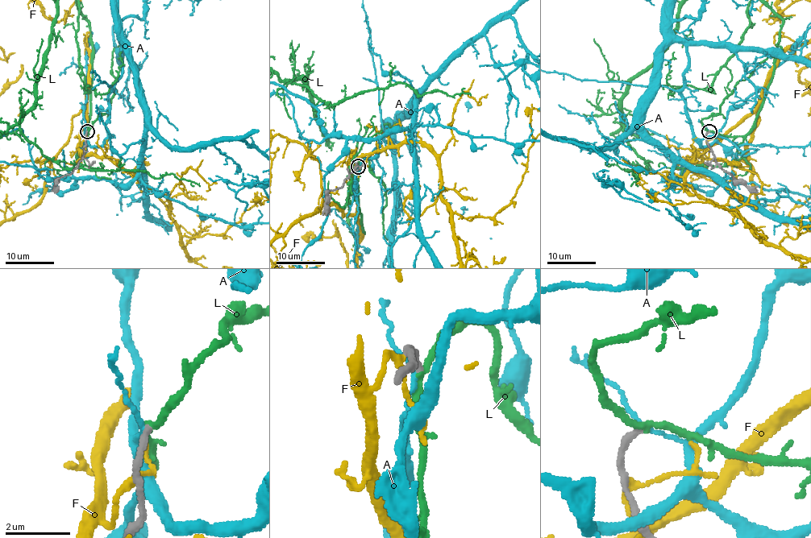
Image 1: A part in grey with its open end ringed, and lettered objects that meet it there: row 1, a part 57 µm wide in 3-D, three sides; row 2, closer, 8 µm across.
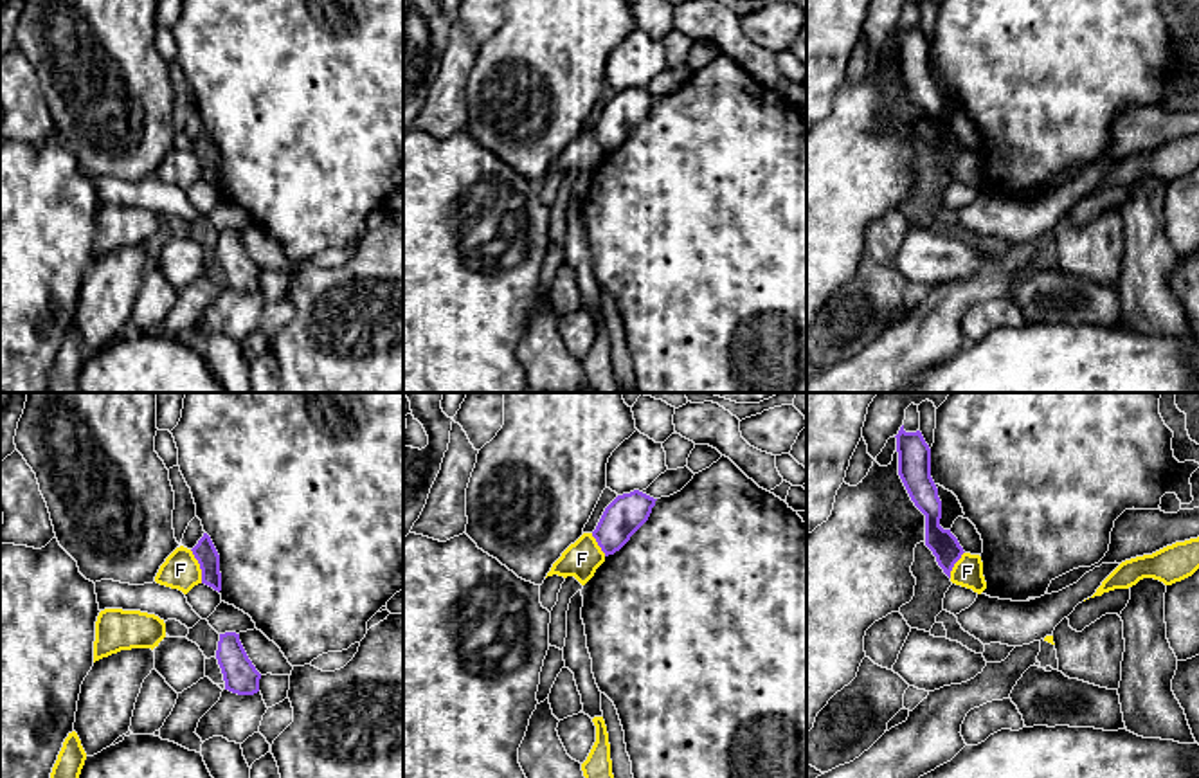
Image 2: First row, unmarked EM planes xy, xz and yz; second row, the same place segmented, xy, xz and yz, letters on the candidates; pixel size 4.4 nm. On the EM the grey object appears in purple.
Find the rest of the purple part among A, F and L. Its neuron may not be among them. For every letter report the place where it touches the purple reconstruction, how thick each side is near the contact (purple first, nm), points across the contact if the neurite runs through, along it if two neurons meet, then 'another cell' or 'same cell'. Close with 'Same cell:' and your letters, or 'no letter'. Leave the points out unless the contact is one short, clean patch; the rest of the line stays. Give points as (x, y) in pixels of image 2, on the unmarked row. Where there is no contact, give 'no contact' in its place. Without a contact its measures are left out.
A: no contact; another cell
F: meets purple in xy at (200, 162); 100 nm thick on the purple side, 160 nm on the other; border along xy (189, 146), (198, 161), (202, 179); another cell
L: no contact; another cell
Same cell: no letter

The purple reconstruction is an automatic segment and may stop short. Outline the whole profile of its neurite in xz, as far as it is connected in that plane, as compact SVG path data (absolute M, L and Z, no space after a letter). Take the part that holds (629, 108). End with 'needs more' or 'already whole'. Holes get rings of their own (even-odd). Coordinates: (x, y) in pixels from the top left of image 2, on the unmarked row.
M634 86L630 90L618 92L603 108L592 133L605 149L605 153L619 148L630 133L648 117L654 94Z; already whole

